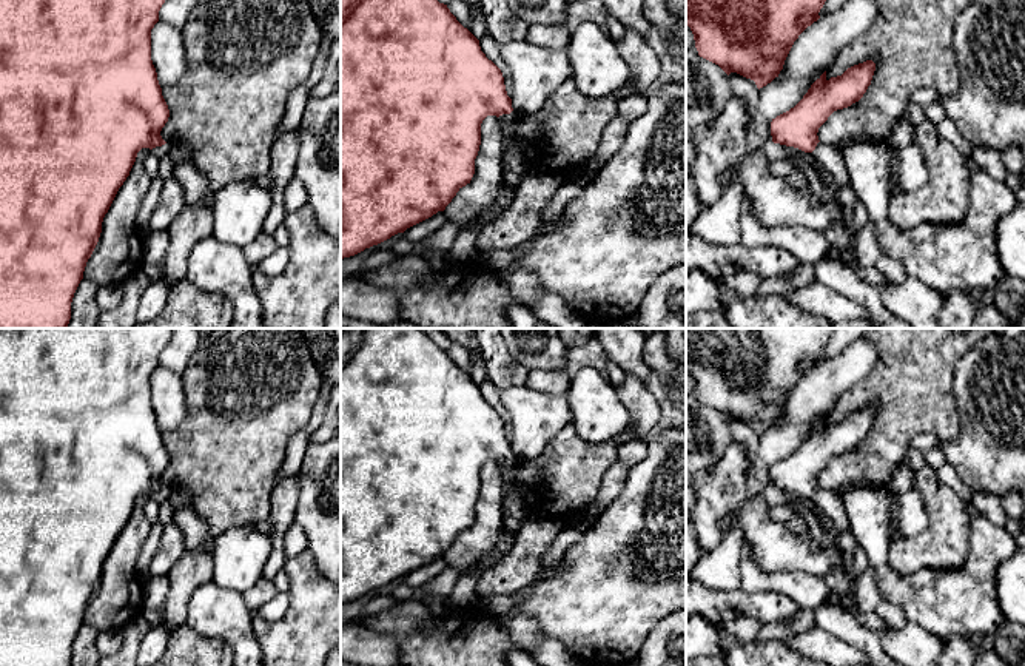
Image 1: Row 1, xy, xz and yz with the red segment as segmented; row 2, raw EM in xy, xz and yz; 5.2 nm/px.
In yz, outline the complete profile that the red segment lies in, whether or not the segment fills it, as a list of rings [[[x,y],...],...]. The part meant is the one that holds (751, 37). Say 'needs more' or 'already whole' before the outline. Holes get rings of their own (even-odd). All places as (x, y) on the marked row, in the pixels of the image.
already whole; [[[686,0],[686,25],[698,56],[763,88],[778,77],[798,35],[820,18],[826,0]]]

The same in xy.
needs more; [[[0,0],[0,328],[68,328],[71,302],[83,279],[86,262],[99,242],[103,217],[119,188],[129,176],[137,153],[142,148],[150,148],[157,159],[170,154],[168,143],[160,136],[162,128],[168,122],[170,109],[162,96],[151,60],[151,29],[159,22],[159,11],[163,3],[165,0]]]

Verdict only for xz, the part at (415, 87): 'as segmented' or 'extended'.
extended

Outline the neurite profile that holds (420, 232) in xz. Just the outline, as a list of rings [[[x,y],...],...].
[[[438,211],[432,217],[407,228],[402,234],[404,239],[410,242],[419,242],[432,236],[435,231],[438,231],[441,227],[444,227],[447,222],[447,216],[444,211]]]

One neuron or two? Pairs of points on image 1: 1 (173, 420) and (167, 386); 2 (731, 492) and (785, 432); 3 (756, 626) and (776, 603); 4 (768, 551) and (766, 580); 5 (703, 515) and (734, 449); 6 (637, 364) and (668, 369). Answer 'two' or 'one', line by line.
1: one
2: two
3: two
4: two
5: one
6: two

